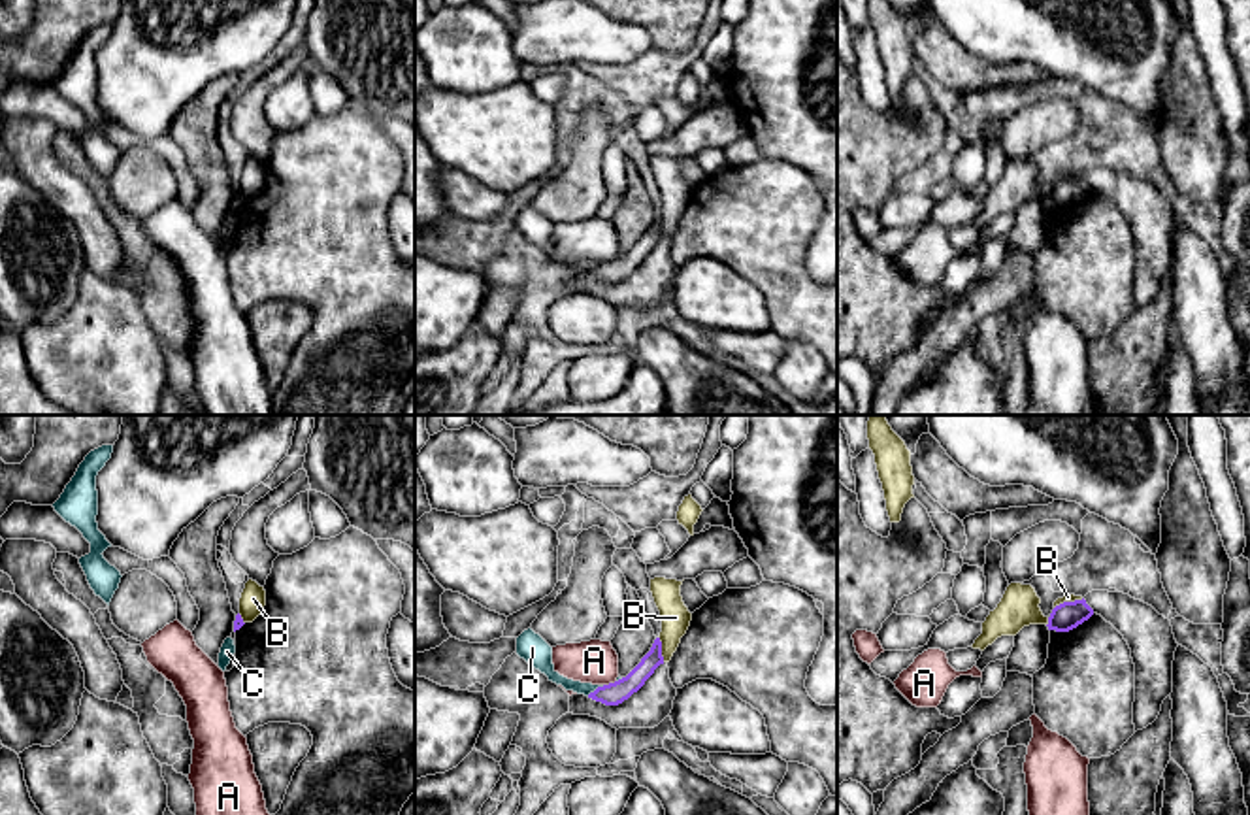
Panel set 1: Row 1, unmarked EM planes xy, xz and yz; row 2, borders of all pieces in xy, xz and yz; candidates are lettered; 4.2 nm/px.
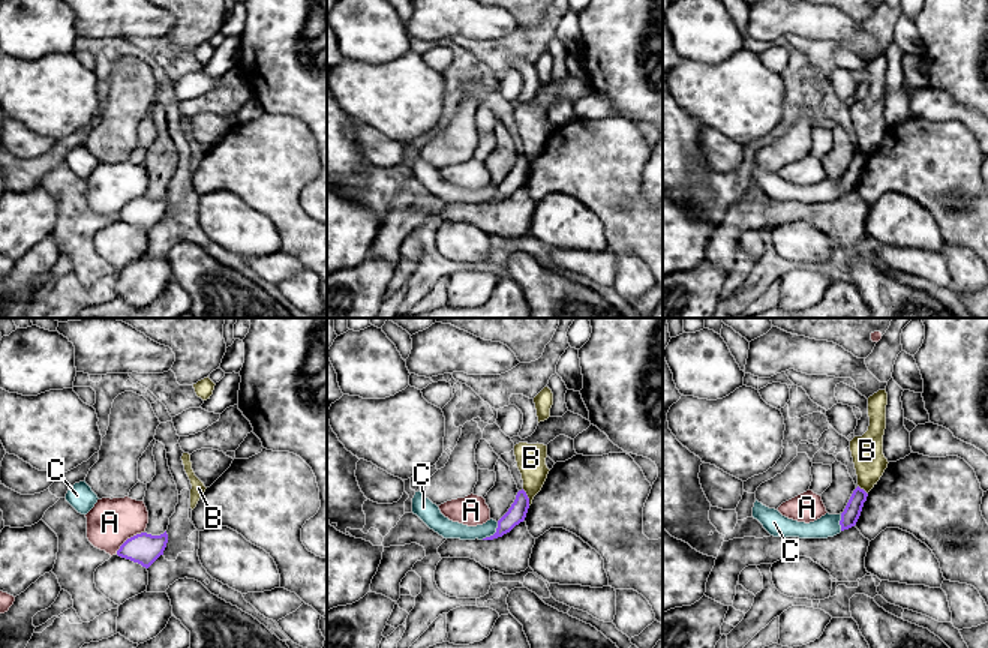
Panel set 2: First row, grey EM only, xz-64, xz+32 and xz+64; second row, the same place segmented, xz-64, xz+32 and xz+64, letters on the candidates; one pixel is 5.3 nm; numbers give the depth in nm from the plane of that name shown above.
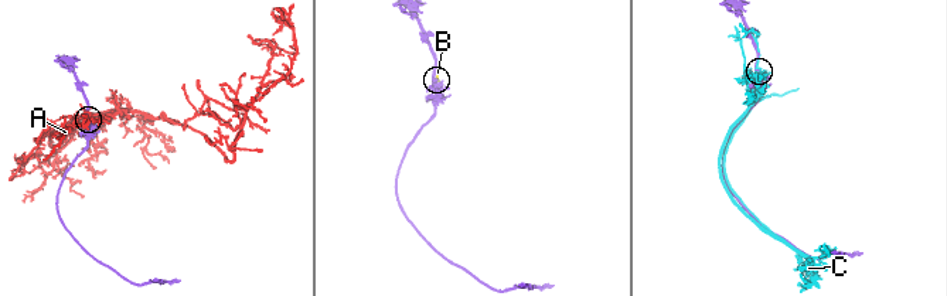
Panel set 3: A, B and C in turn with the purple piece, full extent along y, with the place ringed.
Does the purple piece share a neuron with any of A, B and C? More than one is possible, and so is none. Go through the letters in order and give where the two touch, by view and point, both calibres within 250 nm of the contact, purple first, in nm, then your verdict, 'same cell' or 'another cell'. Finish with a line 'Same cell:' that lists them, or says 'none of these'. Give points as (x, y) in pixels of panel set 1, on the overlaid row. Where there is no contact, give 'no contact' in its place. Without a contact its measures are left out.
A: meets purple in xz at (609, 683); 100 nm thick on the purple side, 180 nm on the other; another cell
B: meets purple in xz at (660, 649); 90 nm thick on the purple side, 130 nm on the other; another cell
C: meets purple in xz at (596, 689); 100 nm thick on the purple side, 70 nm on the other; another cell
Same cell: none of these

